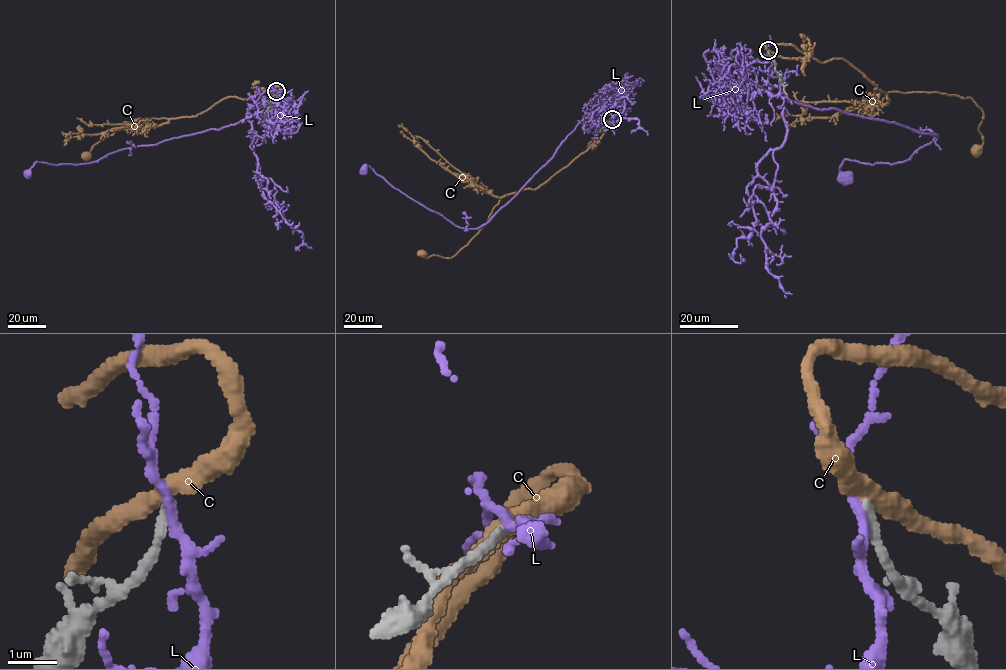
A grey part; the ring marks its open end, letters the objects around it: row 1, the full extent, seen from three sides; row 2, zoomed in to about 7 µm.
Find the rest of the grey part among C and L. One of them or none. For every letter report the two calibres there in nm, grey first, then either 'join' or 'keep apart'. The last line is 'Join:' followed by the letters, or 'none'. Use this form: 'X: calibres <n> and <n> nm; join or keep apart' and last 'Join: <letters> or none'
C: calibres 200 and 400 nm; keep apart
L: calibres 220 and 160 nm; keep apart
Join: none

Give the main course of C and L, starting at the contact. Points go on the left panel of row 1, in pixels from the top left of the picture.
C: (276, 92), (268, 96), (256, 93), (244, 99), (223, 98), (195, 116), (124, 122), (86, 155)
L: (276, 92), (276, 114), (272, 117), (252, 115), (220, 129), (122, 149), (88, 163), (37, 161), (27, 173)

